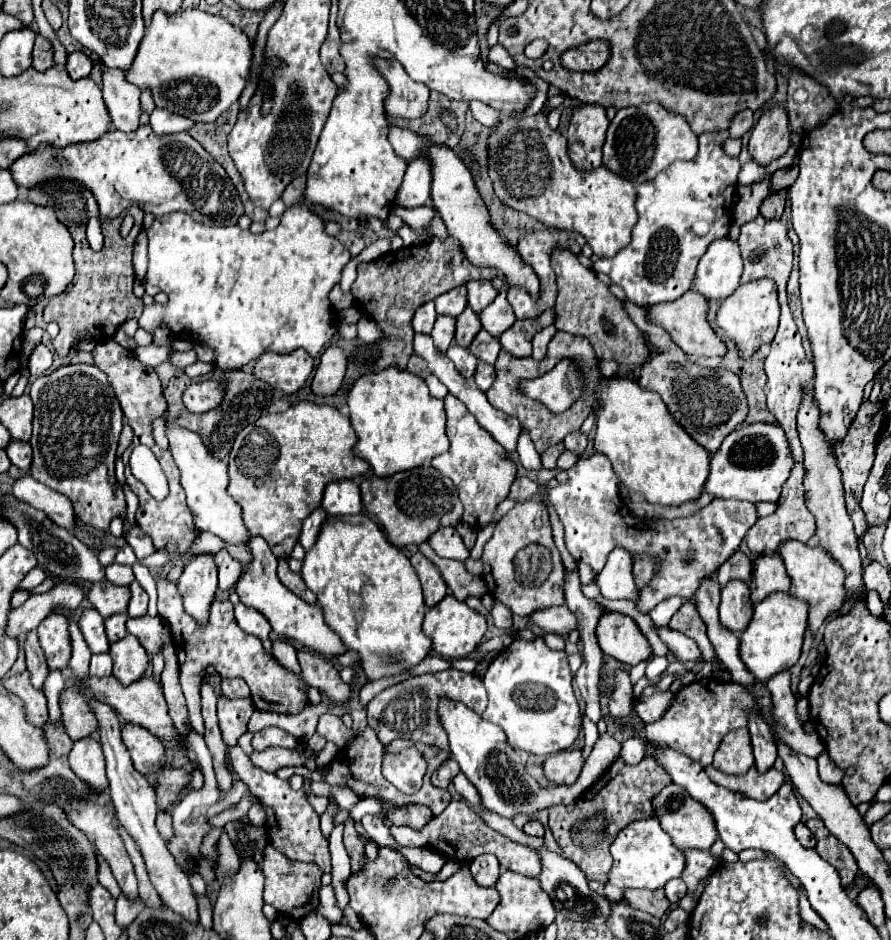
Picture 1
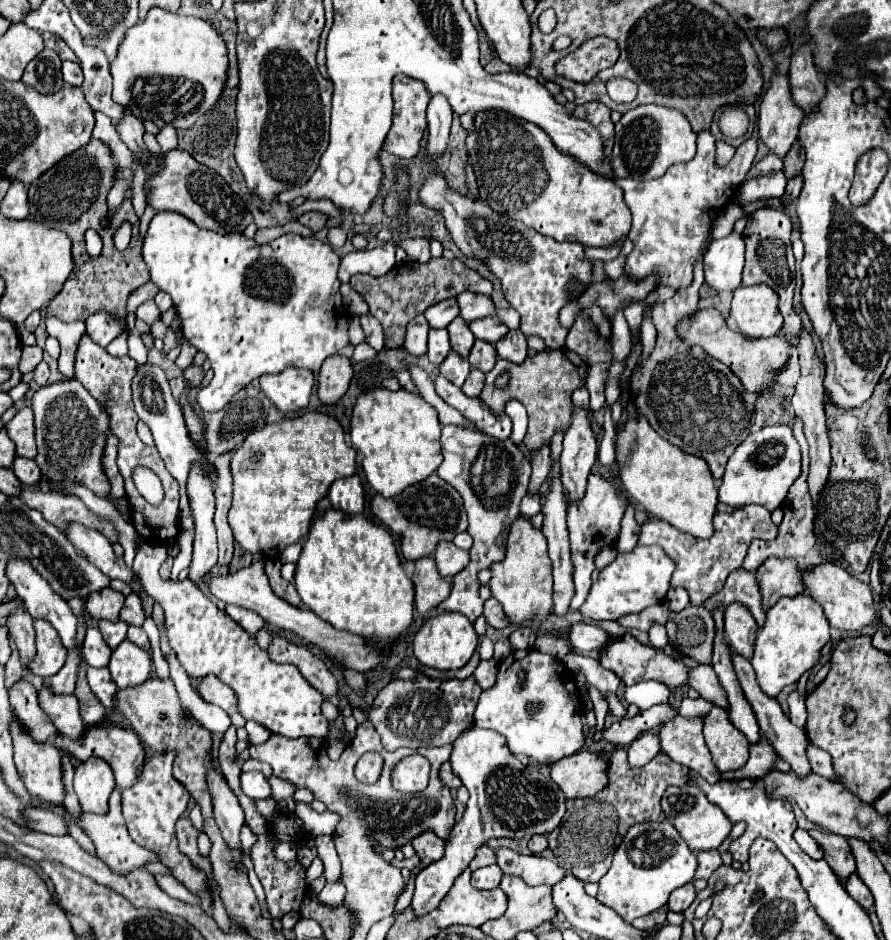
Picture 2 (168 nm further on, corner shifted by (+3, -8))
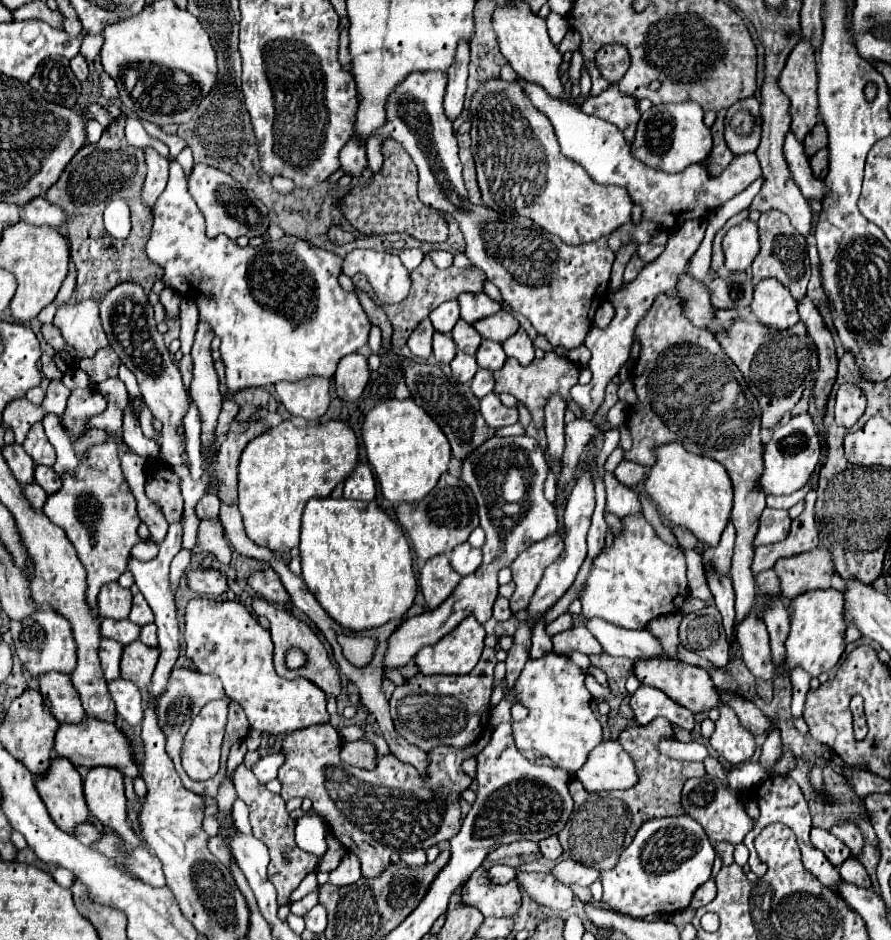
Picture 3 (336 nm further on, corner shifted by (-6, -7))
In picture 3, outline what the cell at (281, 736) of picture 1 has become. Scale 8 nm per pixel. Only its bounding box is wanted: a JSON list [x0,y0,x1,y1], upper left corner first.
[278,725,490,877]

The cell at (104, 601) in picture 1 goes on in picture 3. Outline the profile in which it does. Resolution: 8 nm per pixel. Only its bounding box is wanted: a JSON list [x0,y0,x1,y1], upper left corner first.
[98,583,132,619]

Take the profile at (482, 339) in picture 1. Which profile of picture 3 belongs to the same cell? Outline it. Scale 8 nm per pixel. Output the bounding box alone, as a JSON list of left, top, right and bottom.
[476,341,506,371]

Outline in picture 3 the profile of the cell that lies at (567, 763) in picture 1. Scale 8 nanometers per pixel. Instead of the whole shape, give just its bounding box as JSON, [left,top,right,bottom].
[576,741,638,791]

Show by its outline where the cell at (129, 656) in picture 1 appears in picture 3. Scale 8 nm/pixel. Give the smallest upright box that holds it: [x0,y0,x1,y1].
[120,641,158,689]

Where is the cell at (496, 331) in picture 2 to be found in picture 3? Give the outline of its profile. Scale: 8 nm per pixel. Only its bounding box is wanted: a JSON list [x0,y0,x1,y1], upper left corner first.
[472,311,518,343]

